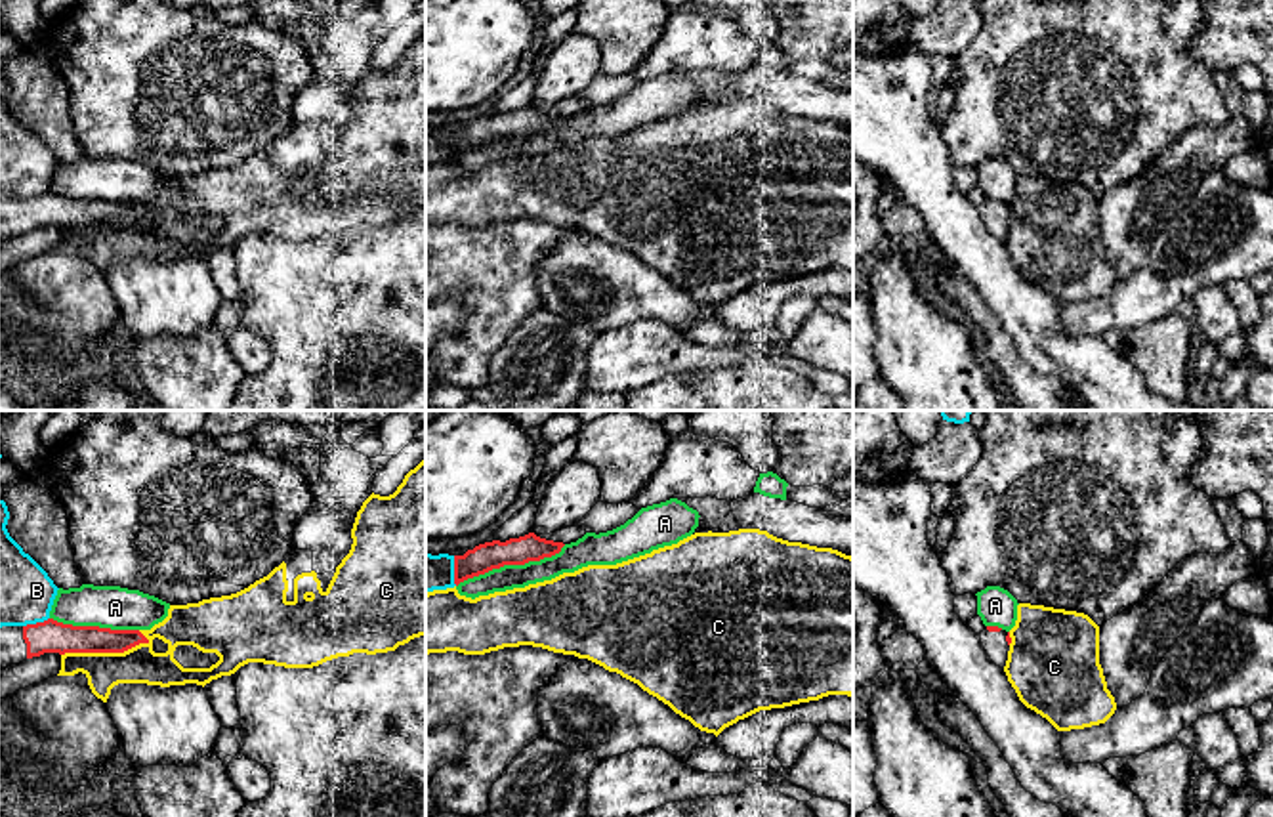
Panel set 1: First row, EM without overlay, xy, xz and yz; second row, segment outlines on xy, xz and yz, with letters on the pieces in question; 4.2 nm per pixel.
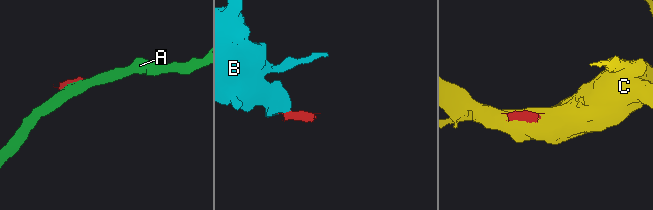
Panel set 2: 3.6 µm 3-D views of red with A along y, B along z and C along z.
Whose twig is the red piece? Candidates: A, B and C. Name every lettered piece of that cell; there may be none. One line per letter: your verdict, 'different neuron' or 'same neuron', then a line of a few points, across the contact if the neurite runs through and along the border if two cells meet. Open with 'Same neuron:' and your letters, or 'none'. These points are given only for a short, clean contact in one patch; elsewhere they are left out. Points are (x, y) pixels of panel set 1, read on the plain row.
Same neuron: none
A: different neuron
B: different neuron | xy (48, 189), (23, 199)
C: different neuron

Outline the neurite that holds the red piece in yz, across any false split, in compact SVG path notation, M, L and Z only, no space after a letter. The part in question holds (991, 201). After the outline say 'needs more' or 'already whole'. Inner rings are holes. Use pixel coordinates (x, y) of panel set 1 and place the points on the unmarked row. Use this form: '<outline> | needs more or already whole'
M987 199L979 208L991 233L996 239L1004 241L1008 233L1010 216L1012 216L1010 204L998 199Z | needs more

